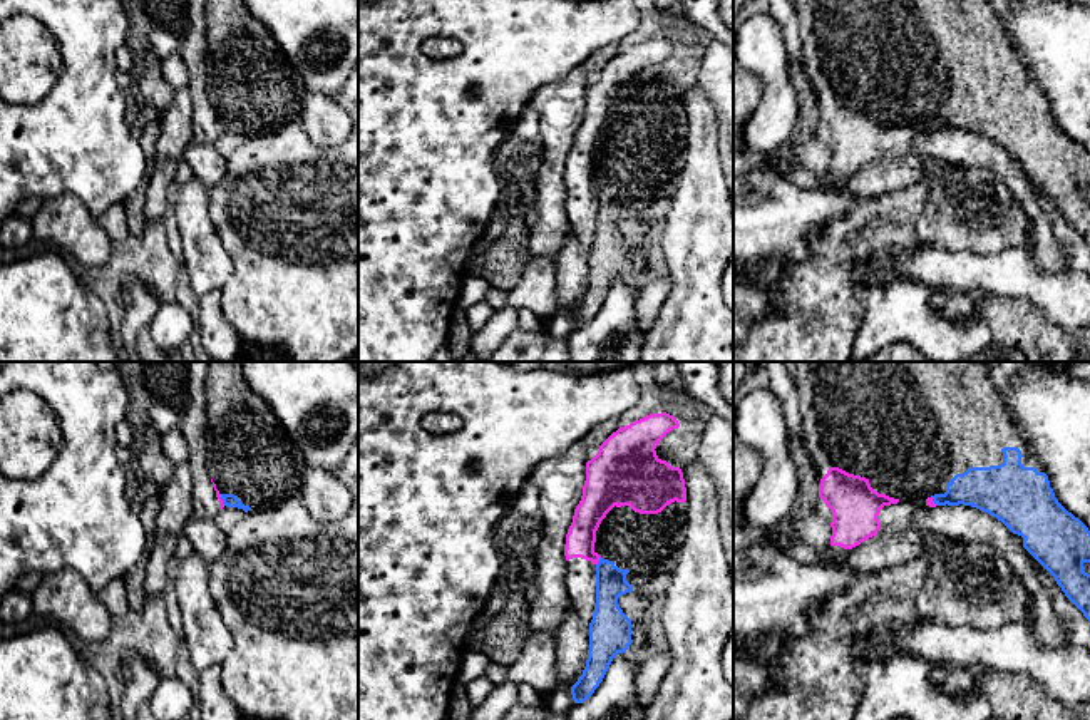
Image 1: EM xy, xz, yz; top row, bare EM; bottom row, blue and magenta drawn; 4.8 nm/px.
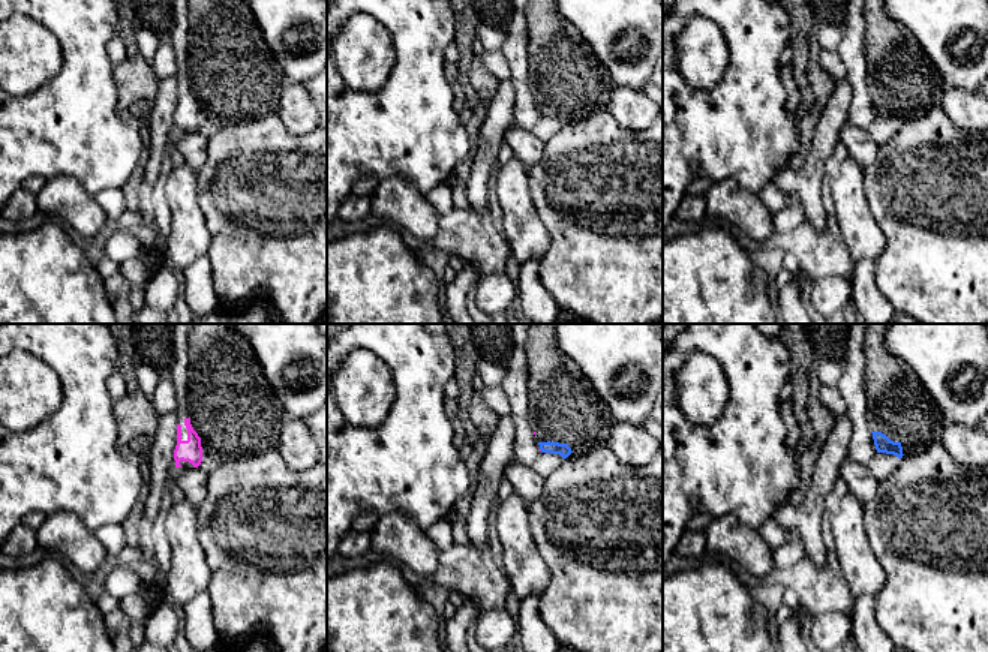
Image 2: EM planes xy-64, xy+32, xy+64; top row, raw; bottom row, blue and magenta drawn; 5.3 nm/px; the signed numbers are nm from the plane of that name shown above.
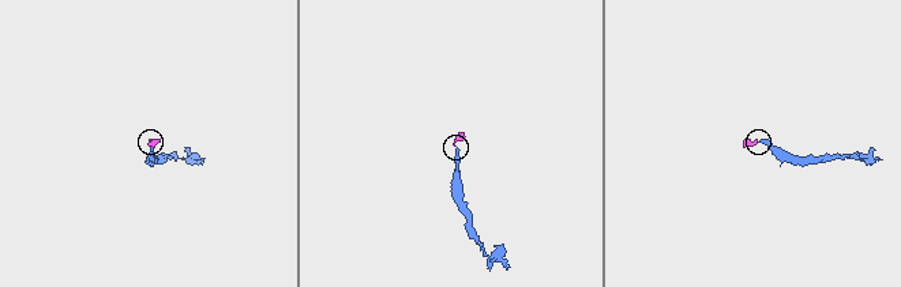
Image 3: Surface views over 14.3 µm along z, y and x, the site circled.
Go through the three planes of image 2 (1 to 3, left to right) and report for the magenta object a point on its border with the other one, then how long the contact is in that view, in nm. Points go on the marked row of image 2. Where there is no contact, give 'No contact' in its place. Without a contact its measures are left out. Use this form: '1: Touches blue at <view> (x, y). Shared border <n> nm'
1: No contact
2: No contact
3: No contact

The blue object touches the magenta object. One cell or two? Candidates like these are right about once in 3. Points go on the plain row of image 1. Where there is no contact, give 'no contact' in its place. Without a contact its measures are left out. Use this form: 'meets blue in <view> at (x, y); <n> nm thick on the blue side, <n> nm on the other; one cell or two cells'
meets blue in xz at (598, 186); 150 nm thick on the blue side, 140 nm on the other; one cell

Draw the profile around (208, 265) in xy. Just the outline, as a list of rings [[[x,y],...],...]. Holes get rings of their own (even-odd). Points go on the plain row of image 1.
[[[198,179],[176,186],[171,196],[171,208],[183,238],[181,265],[191,290],[199,298],[221,290],[234,268],[214,229],[208,203],[209,193]]]

